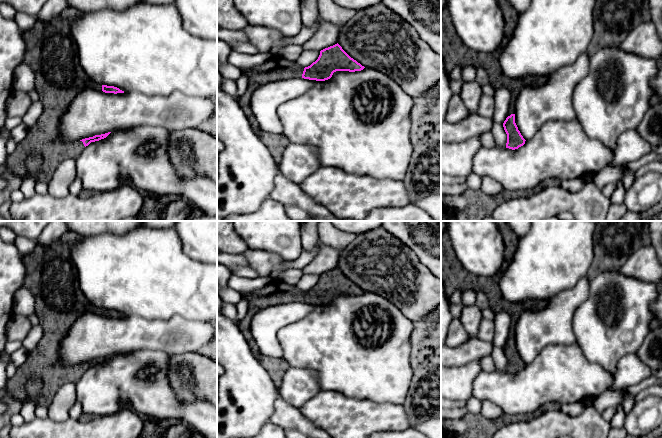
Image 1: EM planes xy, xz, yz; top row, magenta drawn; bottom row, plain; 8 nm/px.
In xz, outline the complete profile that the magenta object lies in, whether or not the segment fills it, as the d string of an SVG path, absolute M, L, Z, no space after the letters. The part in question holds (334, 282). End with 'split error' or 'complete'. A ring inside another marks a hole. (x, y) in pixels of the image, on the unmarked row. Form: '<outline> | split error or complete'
M338 267L321 274L318 283L308 291L300 290L296 285L291 285L284 280L273 279L265 287L243 294L243 297L248 300L249 308L246 316L239 323L239 329L246 338L254 356L268 372L275 386L279 387L290 365L284 359L271 358L259 351L250 330L253 316L264 308L278 304L304 302L325 305L330 303L336 295L355 296L364 292L351 282Z | split error

